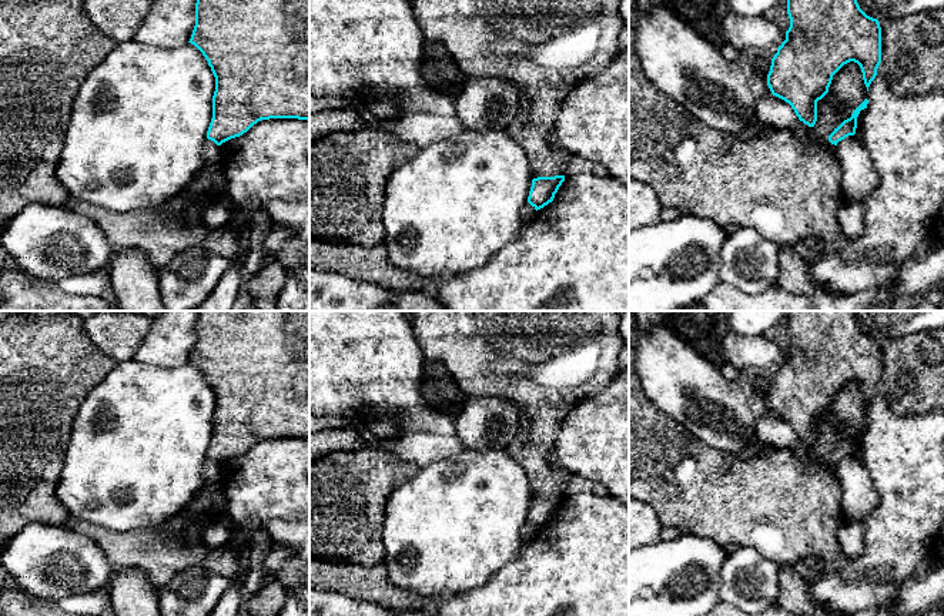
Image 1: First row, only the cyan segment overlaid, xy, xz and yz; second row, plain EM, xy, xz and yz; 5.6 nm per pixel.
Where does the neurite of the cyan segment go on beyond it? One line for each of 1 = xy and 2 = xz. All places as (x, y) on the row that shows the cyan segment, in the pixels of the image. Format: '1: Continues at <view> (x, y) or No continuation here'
1: No continuation here
2: No continuation here

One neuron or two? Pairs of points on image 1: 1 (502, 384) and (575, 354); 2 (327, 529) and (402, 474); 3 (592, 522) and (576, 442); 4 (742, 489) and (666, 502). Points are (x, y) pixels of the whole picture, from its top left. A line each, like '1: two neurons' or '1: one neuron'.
1: one neuron
2: one neuron
3: two neurons
4: one neuron

